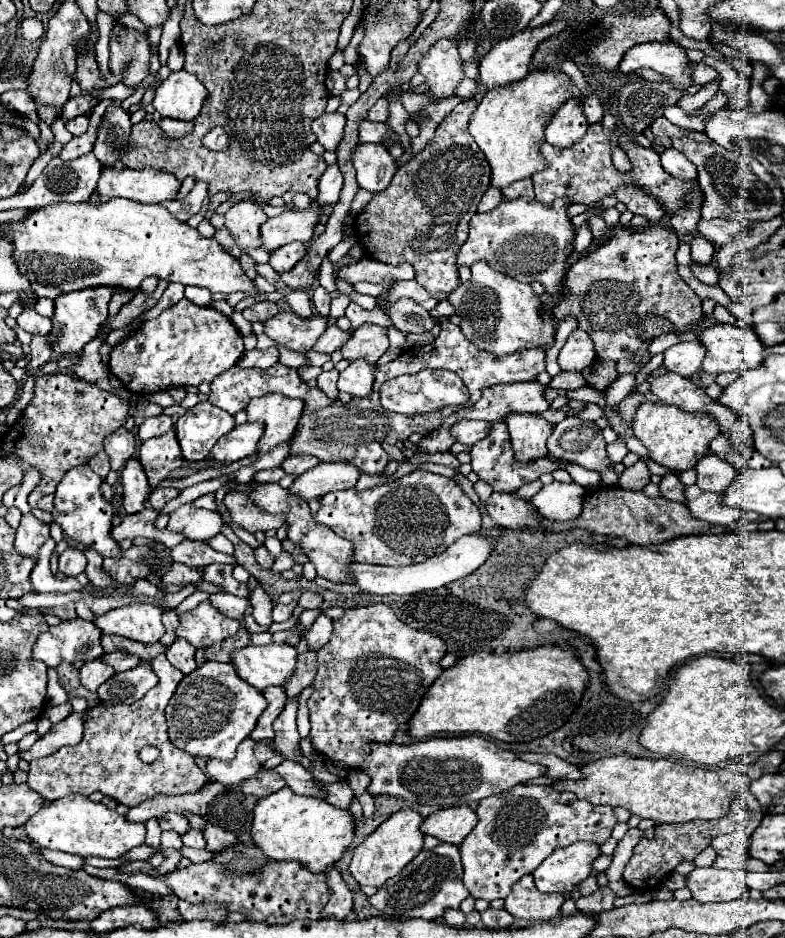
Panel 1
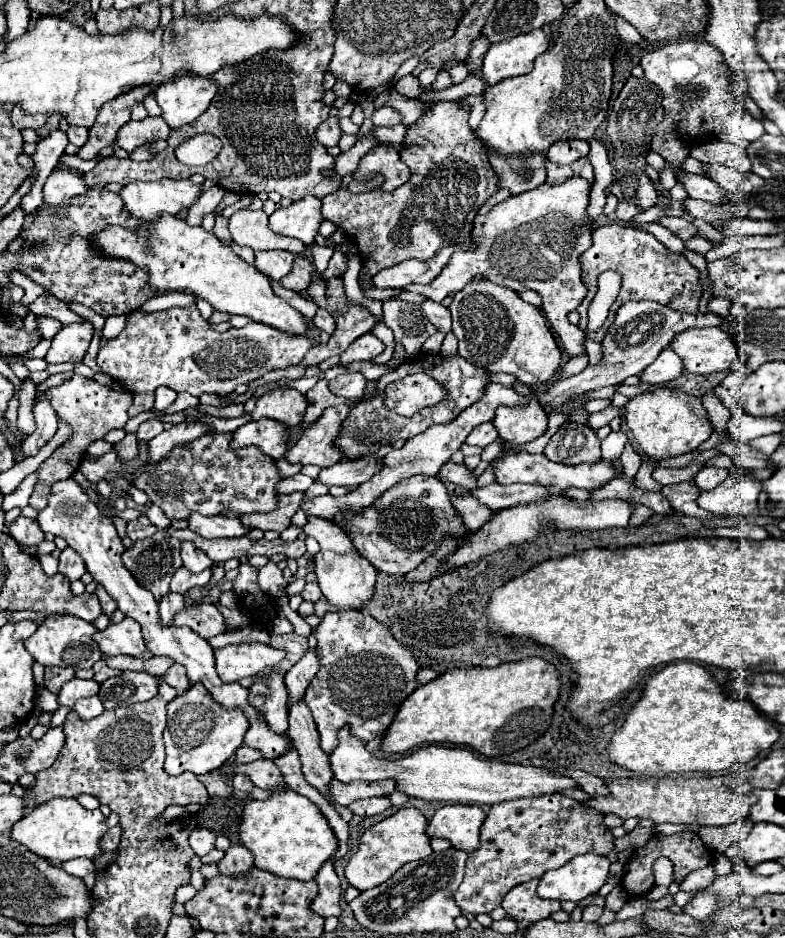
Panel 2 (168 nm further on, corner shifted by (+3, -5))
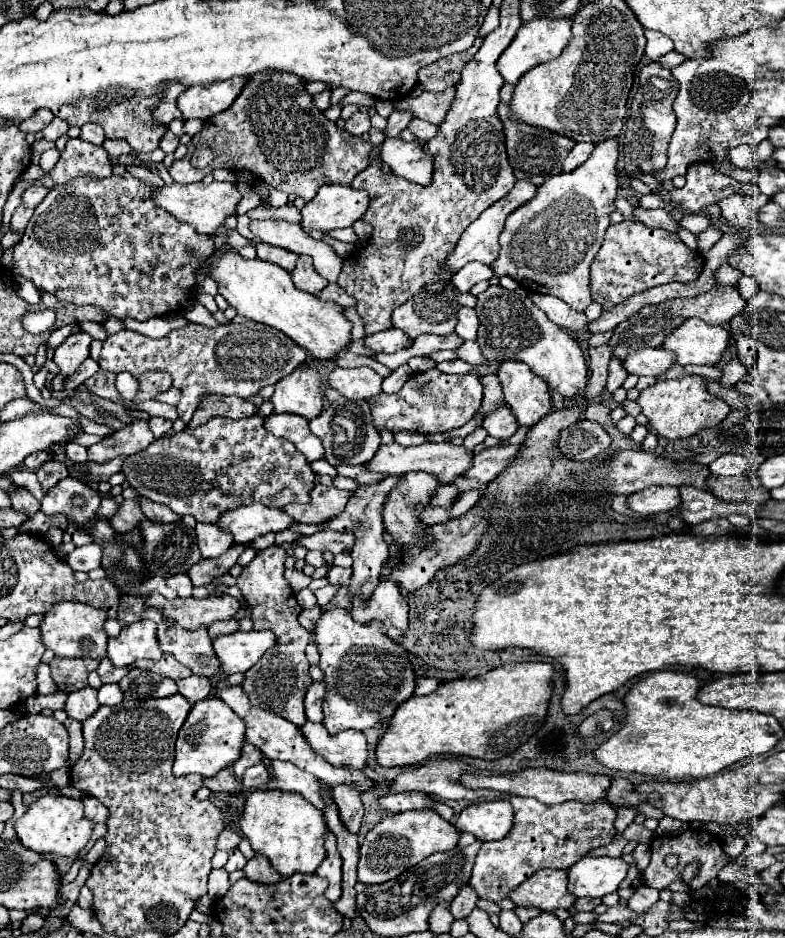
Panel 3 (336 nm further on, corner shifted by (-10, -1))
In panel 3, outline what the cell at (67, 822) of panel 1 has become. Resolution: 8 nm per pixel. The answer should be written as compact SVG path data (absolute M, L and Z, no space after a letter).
M42 795L38 797L28 811L14 821L16 837L20 843L36 853L56 853L56 855L78 855L90 841L94 823L84 817L84 805L80 799L70 799L64 795Z

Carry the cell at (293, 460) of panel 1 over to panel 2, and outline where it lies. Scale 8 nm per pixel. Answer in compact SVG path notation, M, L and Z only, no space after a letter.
M347 405L325 409L323 415L311 427L307 427L303 437L287 451L285 459L293 465L297 463L297 465L317 465L317 467L329 467L341 461L343 455L331 445L347 413L349 413Z

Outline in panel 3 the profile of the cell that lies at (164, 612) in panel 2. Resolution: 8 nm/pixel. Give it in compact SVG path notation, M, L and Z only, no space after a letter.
M178 573L176 577L166 579L166 583L168 583L168 587L176 589L180 597L188 597L188 595L192 595L192 589L194 589L194 587L192 587L192 581L190 581L190 577L188 577L186 573Z

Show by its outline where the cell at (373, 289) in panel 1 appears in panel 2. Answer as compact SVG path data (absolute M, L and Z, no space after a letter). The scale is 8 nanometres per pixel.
M571 177L561 185L539 185L533 191L513 195L495 205L489 213L475 217L473 247L457 251L449 265L429 285L407 285L401 291L413 291L433 301L443 301L449 293L461 291L471 277L481 275L489 281L509 287L517 293L533 289L543 297L543 313L551 329L559 335L569 357L585 355L585 333L567 321L567 313L577 309L587 289L581 283L579 255L591 245L591 219L585 209L589 205L589 183Z

